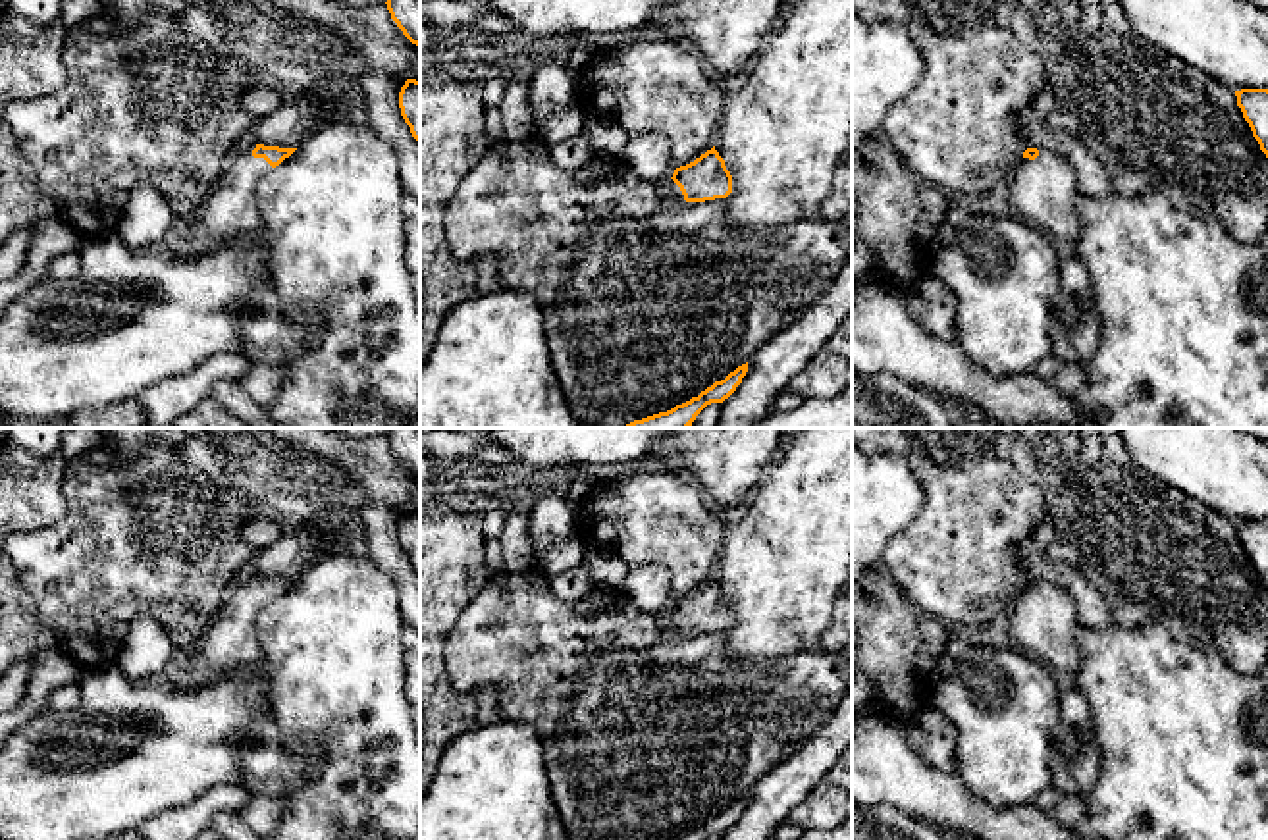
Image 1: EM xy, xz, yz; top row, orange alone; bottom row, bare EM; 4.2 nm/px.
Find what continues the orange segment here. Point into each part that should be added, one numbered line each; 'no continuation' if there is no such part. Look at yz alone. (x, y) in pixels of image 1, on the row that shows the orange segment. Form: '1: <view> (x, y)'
1: yz (1043, 191)

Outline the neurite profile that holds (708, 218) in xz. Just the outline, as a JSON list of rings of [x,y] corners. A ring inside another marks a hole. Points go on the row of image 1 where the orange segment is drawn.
[[[725,198],[678,204],[667,200],[651,218],[651,229],[669,235],[705,235],[717,239],[726,229]]]

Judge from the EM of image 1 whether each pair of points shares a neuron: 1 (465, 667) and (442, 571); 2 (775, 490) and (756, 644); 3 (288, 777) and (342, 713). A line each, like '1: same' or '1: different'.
1: different
2: same
3: different

